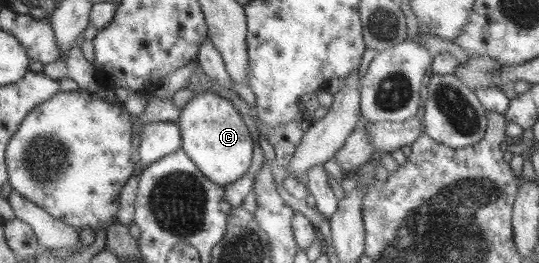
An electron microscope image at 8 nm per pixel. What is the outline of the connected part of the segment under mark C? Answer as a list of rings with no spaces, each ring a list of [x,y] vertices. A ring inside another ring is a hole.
[[[217,89],[195,94],[182,107],[176,123],[180,131],[180,149],[207,180],[225,188],[245,176],[251,166],[252,128],[240,107],[229,96]]]

